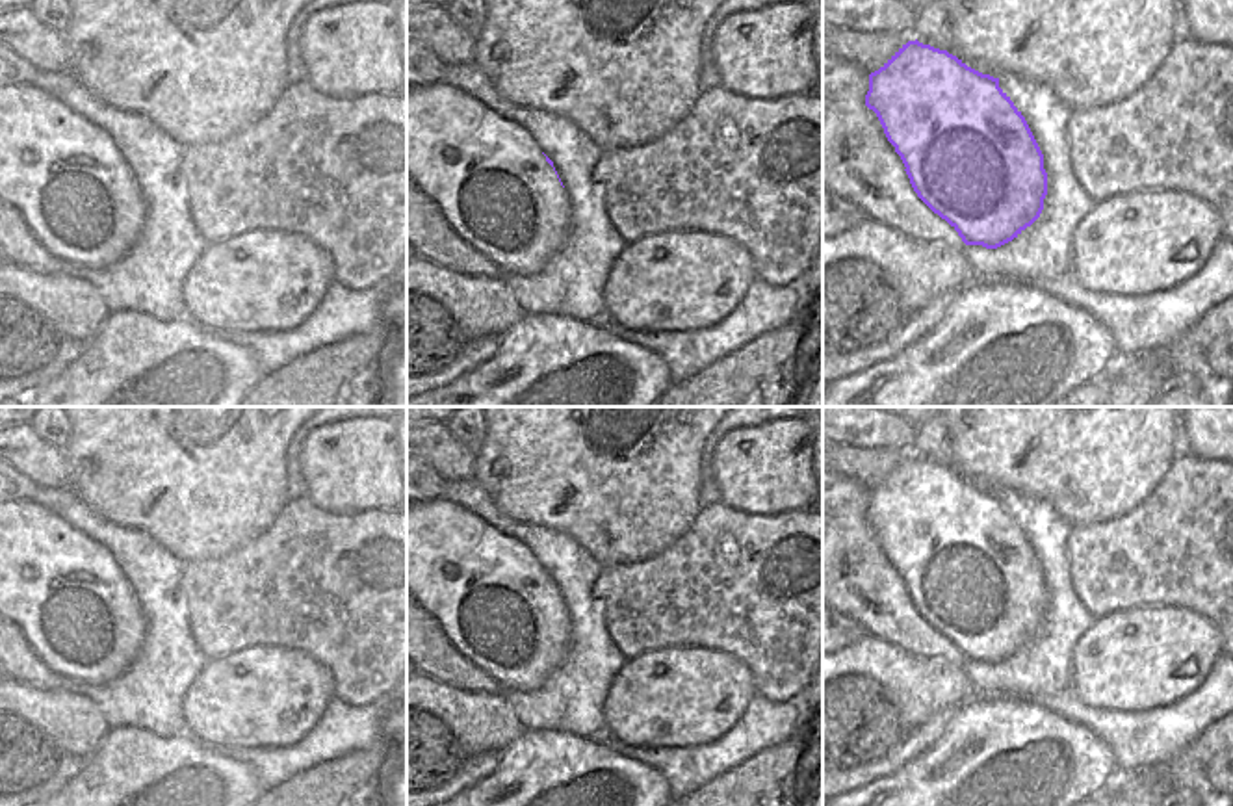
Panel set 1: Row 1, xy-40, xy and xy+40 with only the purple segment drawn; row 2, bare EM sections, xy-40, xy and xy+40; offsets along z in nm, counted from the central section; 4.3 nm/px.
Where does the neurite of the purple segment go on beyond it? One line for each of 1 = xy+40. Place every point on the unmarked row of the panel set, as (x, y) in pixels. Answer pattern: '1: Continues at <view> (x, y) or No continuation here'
1: Continues at xy+40 (871, 528)

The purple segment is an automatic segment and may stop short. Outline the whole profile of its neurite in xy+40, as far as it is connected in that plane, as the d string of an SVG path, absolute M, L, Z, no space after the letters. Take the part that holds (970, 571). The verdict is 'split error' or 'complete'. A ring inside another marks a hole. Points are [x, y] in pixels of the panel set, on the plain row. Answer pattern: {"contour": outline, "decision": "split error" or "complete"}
{"contour": "M915 455L869 490L865 522L888 563L899 572L917 613L945 635L966 661L997 665L1040 633L1047 611L1044 570L1025 533L999 503L999 494L982 490L947 466Z", "decision": "split error"}

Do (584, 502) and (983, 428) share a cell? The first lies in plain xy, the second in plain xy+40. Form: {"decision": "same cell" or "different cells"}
{"decision": "same cell"}

